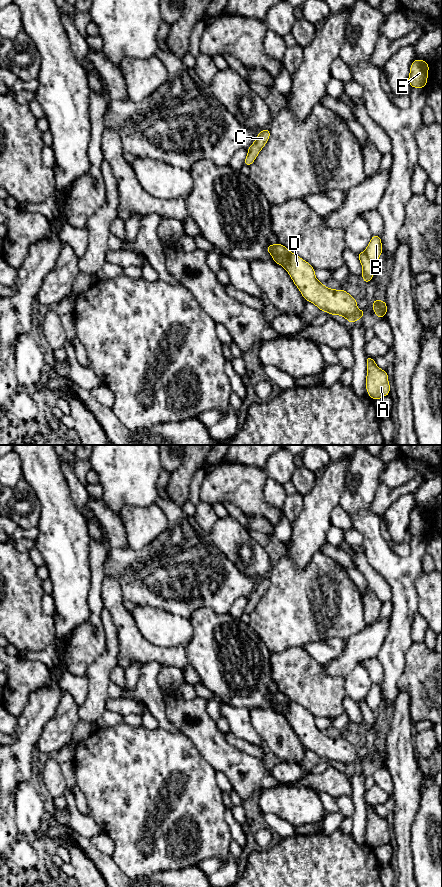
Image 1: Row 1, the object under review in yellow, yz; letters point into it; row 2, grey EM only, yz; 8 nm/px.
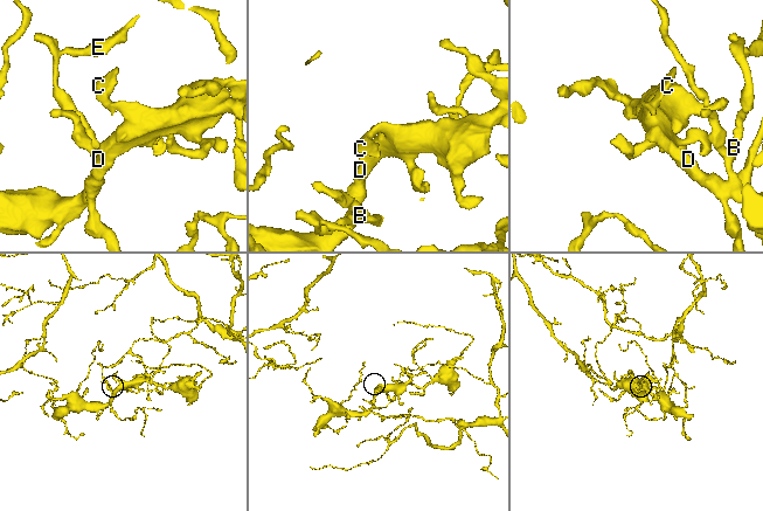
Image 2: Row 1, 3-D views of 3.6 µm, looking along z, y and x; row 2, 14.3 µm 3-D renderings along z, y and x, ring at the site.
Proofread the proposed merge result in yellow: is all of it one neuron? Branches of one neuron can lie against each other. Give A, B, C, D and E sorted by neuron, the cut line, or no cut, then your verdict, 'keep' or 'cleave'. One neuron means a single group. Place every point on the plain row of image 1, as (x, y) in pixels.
groups A C D / B E; cut yz (364, 699), (374, 712); cleave

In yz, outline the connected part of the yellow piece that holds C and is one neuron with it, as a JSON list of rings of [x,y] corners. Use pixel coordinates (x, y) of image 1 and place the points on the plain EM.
[[[268,576],[262,578],[256,585],[254,591],[247,597],[248,602],[244,609],[244,613],[250,614],[256,607],[261,597],[265,594],[270,586],[270,579]]]

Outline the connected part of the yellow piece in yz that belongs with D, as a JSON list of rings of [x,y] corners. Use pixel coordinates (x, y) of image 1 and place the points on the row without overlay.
[[[269,691],[267,701],[272,703],[275,711],[286,717],[303,746],[315,752],[320,759],[328,760],[332,764],[344,764],[348,771],[361,768],[365,758],[357,756],[357,748],[343,737],[334,738],[324,734],[316,727],[315,717],[308,710],[280,691]]]

